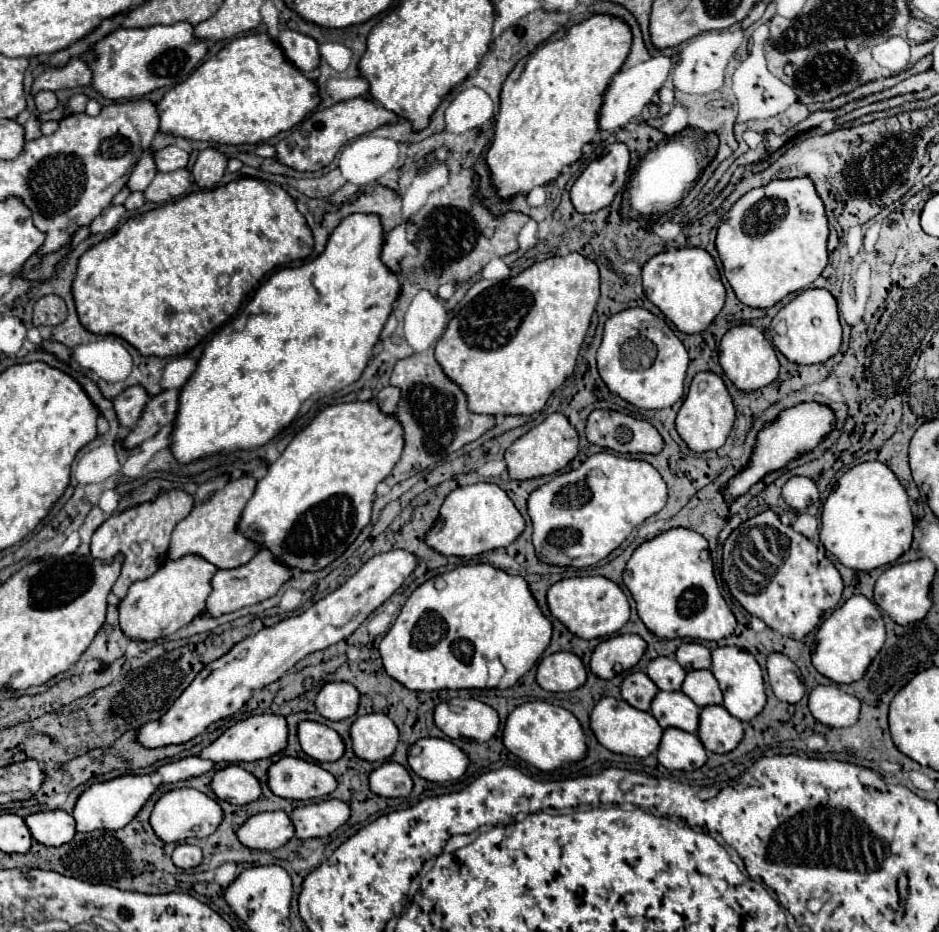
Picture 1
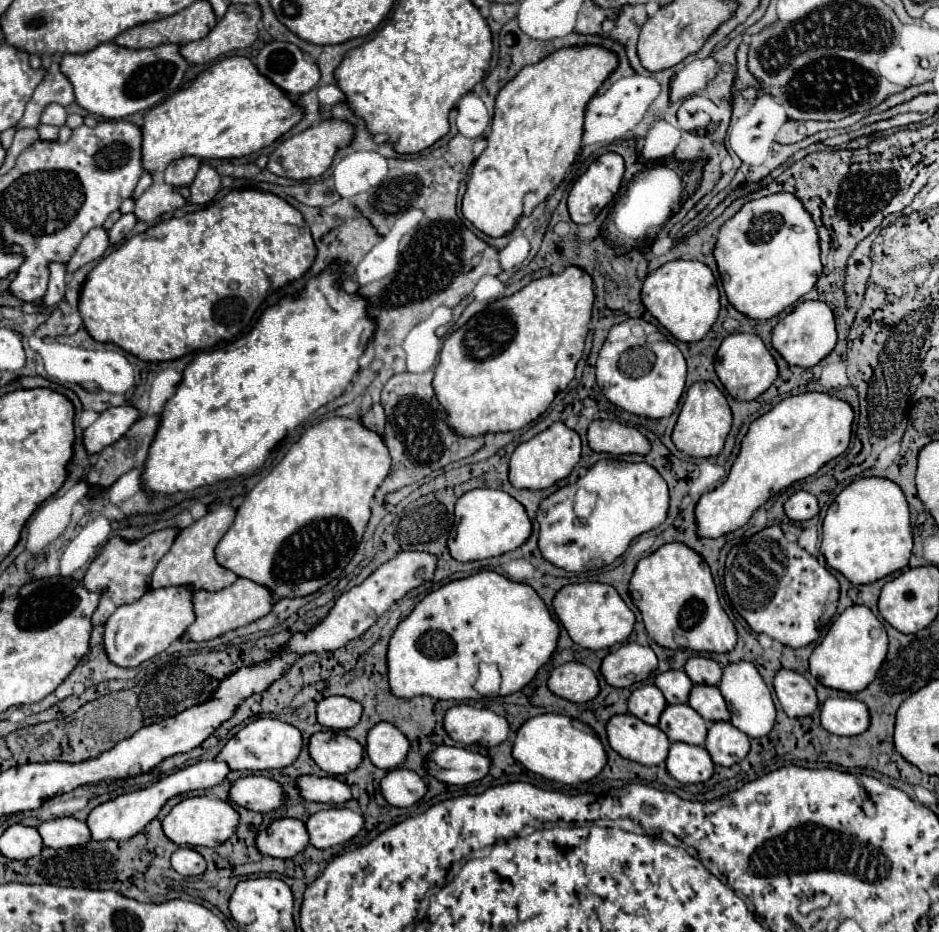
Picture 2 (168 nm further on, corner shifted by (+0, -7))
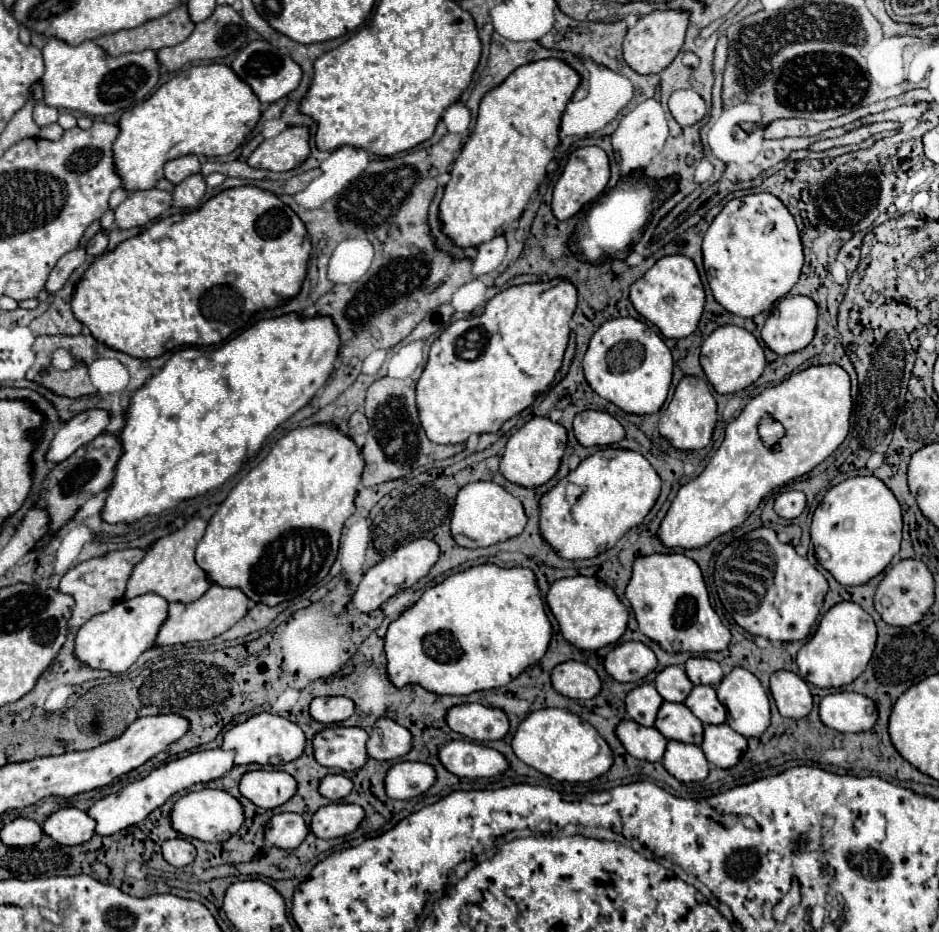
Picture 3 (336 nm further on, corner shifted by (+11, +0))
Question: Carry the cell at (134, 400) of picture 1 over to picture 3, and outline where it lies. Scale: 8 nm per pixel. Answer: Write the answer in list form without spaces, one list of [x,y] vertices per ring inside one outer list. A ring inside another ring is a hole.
[[[90,409],[90,411],[74,415],[54,435],[44,459],[48,463],[62,463],[70,455],[74,455],[76,449],[80,449],[82,445],[86,445],[94,437],[98,437],[104,431],[104,427],[108,425],[108,421],[110,421],[110,417],[102,409]]]

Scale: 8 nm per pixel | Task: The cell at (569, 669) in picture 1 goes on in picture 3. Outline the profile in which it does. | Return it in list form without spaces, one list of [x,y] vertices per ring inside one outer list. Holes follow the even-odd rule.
[[[568,661],[554,669],[552,687],[570,699],[594,699],[602,689],[602,681],[590,665]]]

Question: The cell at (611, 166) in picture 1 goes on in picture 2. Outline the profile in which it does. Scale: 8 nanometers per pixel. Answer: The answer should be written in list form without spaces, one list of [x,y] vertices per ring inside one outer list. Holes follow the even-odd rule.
[[[607,152],[601,154],[587,172],[573,184],[567,206],[571,220],[575,224],[593,222],[599,212],[613,200],[617,194],[625,172],[625,162],[619,154]]]

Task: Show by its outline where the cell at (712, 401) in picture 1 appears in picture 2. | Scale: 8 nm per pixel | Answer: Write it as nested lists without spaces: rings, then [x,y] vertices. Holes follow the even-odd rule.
[[[695,382],[687,390],[687,398],[681,406],[681,412],[673,430],[673,444],[677,446],[677,450],[693,458],[717,456],[723,450],[729,430],[731,430],[731,410],[723,392],[713,382]]]

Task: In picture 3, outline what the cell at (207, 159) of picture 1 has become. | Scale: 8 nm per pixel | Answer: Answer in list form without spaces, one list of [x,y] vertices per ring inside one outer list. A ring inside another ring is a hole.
[[[200,173],[190,175],[180,185],[176,185],[176,189],[172,191],[174,207],[178,207],[178,209],[196,209],[200,205],[200,199],[204,197],[204,193],[206,193],[204,177]]]

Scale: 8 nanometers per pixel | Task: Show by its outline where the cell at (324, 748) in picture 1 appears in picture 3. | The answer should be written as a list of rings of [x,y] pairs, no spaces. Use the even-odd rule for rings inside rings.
[[[334,725],[314,737],[314,757],[324,767],[358,771],[368,759],[366,741],[368,733],[362,727]]]

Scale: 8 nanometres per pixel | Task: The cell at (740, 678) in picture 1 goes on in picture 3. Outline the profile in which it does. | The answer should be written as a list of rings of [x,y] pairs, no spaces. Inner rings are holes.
[[[734,667],[716,687],[718,699],[720,703],[724,703],[726,711],[728,711],[728,719],[726,723],[738,731],[744,737],[760,737],[768,725],[770,725],[770,701],[768,701],[768,693],[764,691],[762,683],[748,671],[742,667]]]

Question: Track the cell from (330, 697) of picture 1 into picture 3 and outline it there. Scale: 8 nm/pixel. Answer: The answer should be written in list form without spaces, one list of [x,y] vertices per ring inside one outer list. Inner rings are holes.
[[[316,697],[310,703],[310,715],[324,725],[340,723],[354,711],[354,703],[348,697]]]

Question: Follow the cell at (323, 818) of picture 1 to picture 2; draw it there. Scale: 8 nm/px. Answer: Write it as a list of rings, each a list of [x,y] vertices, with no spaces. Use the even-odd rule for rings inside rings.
[[[329,808],[309,816],[305,826],[311,846],[331,848],[351,840],[363,828],[363,816],[349,808]]]

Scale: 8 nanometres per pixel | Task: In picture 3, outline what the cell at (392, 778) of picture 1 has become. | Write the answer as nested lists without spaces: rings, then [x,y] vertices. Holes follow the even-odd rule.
[[[402,761],[386,775],[386,791],[392,799],[412,799],[426,793],[436,781],[436,769],[428,763]]]

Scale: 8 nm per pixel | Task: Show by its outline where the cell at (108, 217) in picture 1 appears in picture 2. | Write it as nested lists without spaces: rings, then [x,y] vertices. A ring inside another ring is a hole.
[[[95,228],[95,230],[89,230],[87,236],[83,238],[83,242],[79,244],[77,252],[73,254],[73,258],[67,262],[67,272],[75,272],[79,266],[83,264],[89,264],[93,260],[99,260],[103,258],[105,250],[109,248],[109,238],[107,238],[107,230],[105,228]]]

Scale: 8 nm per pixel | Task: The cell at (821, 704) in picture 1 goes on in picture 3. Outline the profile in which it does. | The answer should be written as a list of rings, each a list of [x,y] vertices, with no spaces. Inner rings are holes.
[[[854,691],[832,693],[820,701],[820,719],[840,733],[870,731],[876,725],[876,717],[866,711],[870,703],[872,699]]]

